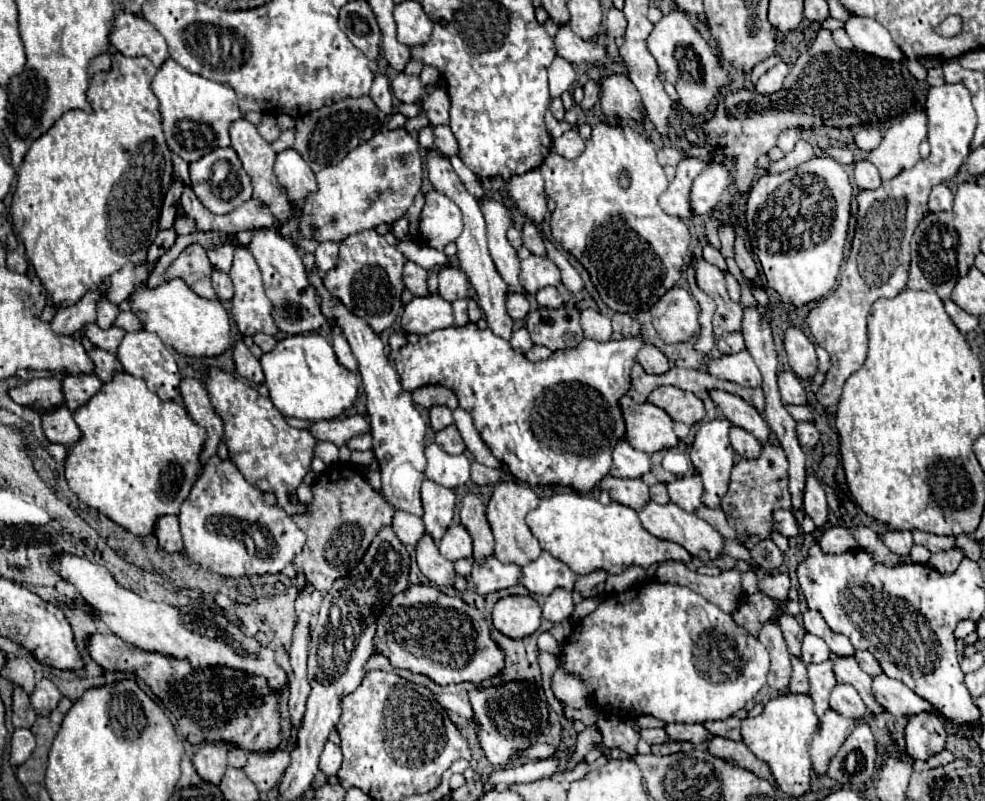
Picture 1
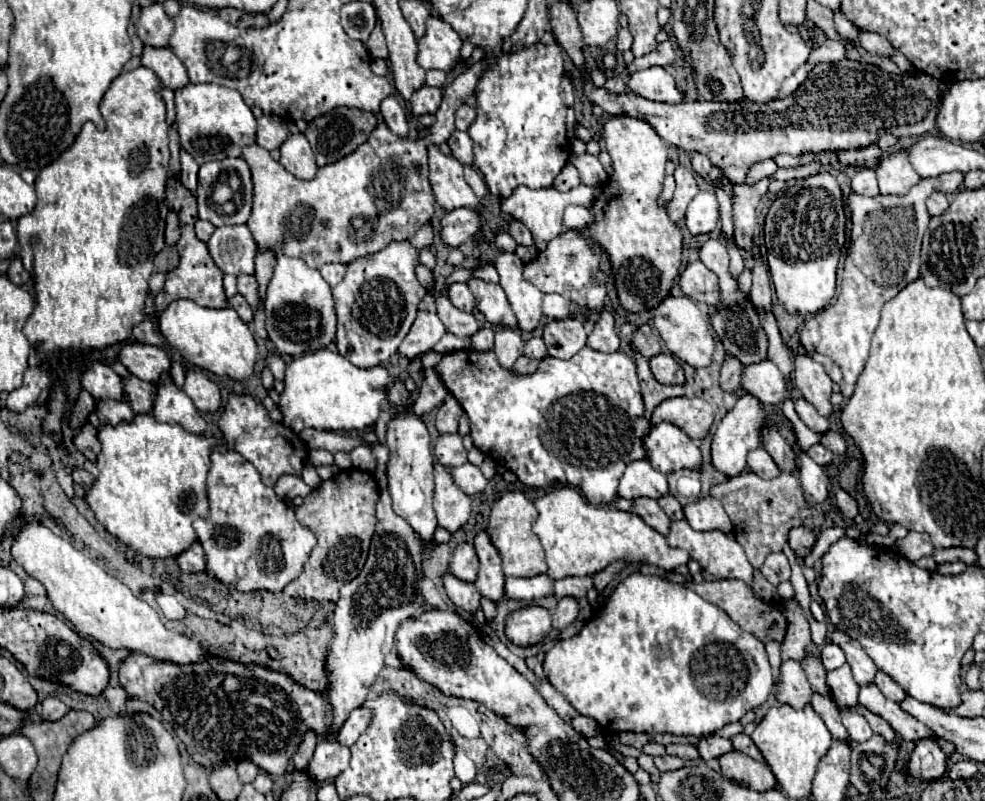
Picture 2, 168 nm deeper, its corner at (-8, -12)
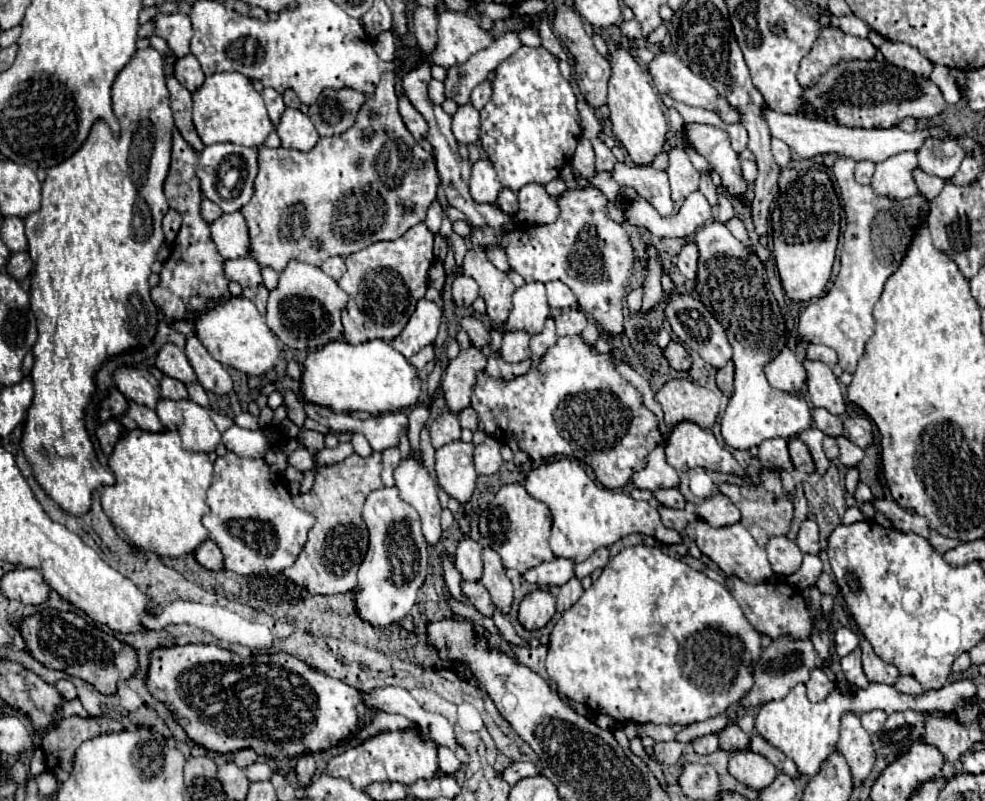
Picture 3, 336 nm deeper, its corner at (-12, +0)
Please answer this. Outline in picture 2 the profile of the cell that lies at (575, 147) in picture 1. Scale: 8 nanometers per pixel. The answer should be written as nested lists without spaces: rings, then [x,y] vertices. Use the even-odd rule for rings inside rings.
[[[583,153],[583,155],[571,155],[569,161],[577,167],[583,185],[605,185],[607,183],[609,177],[597,157]]]

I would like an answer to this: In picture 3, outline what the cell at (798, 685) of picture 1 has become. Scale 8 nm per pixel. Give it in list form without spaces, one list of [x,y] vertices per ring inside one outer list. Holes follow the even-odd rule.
[[[851,711],[843,713],[841,717],[841,737],[837,741],[837,749],[847,759],[853,781],[863,781],[869,775],[877,755],[873,751],[869,733],[861,727],[857,715],[853,715]]]

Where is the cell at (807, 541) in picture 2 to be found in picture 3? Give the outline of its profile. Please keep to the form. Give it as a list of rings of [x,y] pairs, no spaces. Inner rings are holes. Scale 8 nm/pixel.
[[[805,519],[801,523],[799,535],[797,535],[797,545],[803,553],[813,553],[813,555],[819,553],[819,529],[817,529],[815,521]]]

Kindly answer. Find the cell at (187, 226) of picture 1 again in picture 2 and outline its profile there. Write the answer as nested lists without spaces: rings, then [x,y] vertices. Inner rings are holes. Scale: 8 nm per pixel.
[[[197,219],[195,221],[195,233],[201,241],[207,241],[211,237],[211,233],[215,231],[215,227],[209,223],[209,221],[203,221],[203,219]]]

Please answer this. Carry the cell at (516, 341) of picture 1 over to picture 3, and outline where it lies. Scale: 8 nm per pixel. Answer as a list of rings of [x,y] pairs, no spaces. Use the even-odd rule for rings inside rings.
[[[553,319],[545,321],[545,327],[541,333],[531,335],[531,357],[533,357],[533,365],[539,363],[541,355],[557,341],[557,333],[555,333],[555,323]]]

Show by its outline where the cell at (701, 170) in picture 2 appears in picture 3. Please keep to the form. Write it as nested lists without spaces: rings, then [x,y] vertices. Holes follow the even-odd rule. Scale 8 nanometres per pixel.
[[[707,169],[707,171],[701,173],[699,191],[709,199],[711,205],[717,205],[717,191],[715,191],[715,185],[713,185],[713,181],[711,181],[711,169]]]

